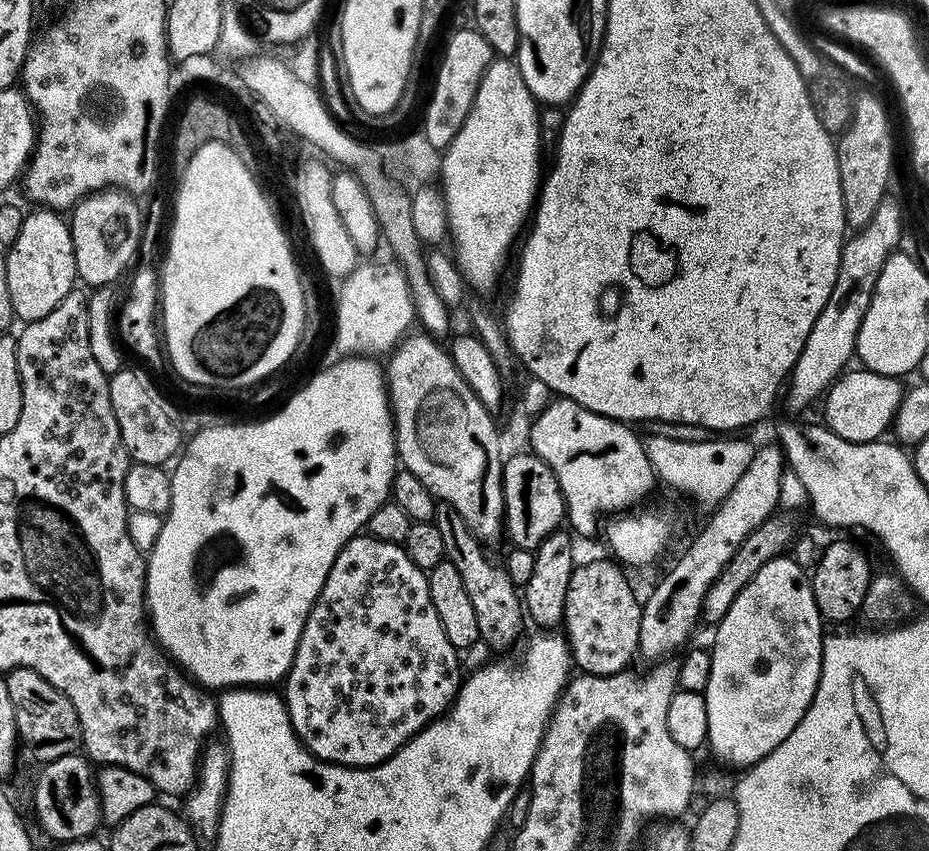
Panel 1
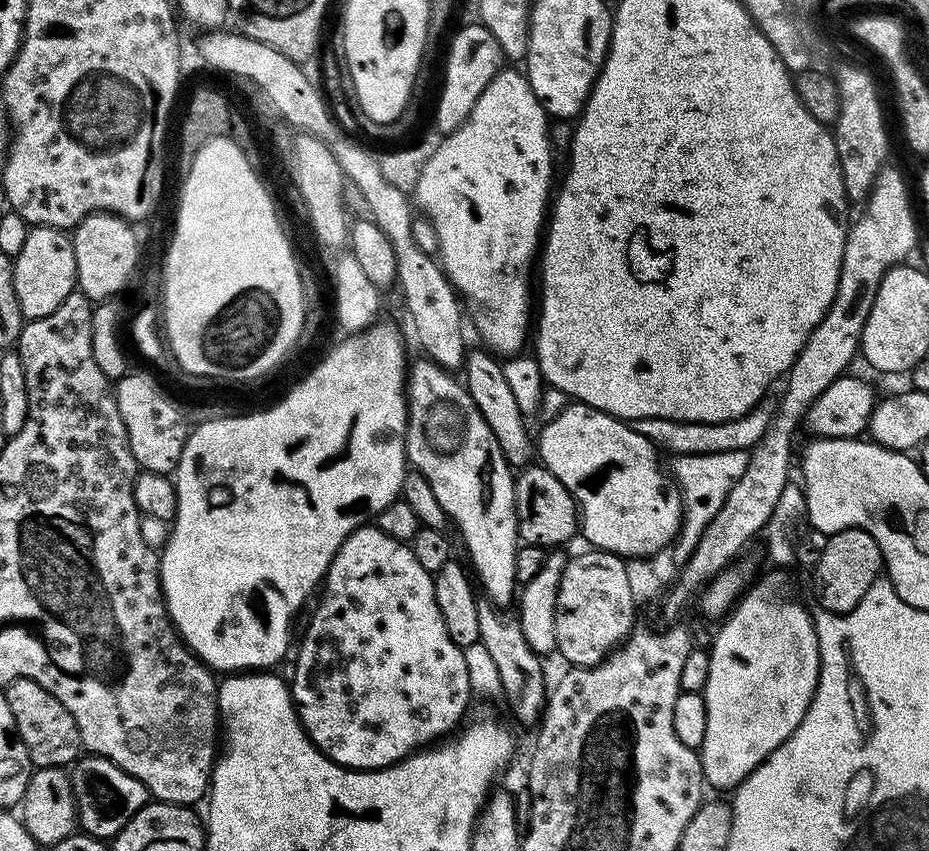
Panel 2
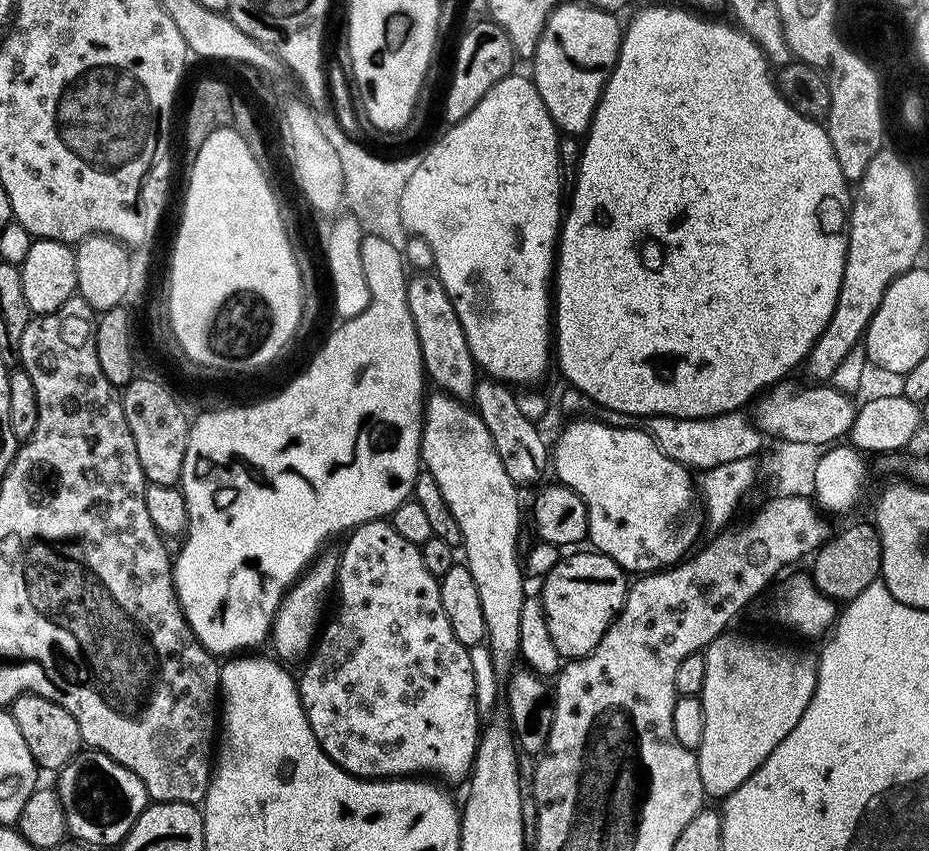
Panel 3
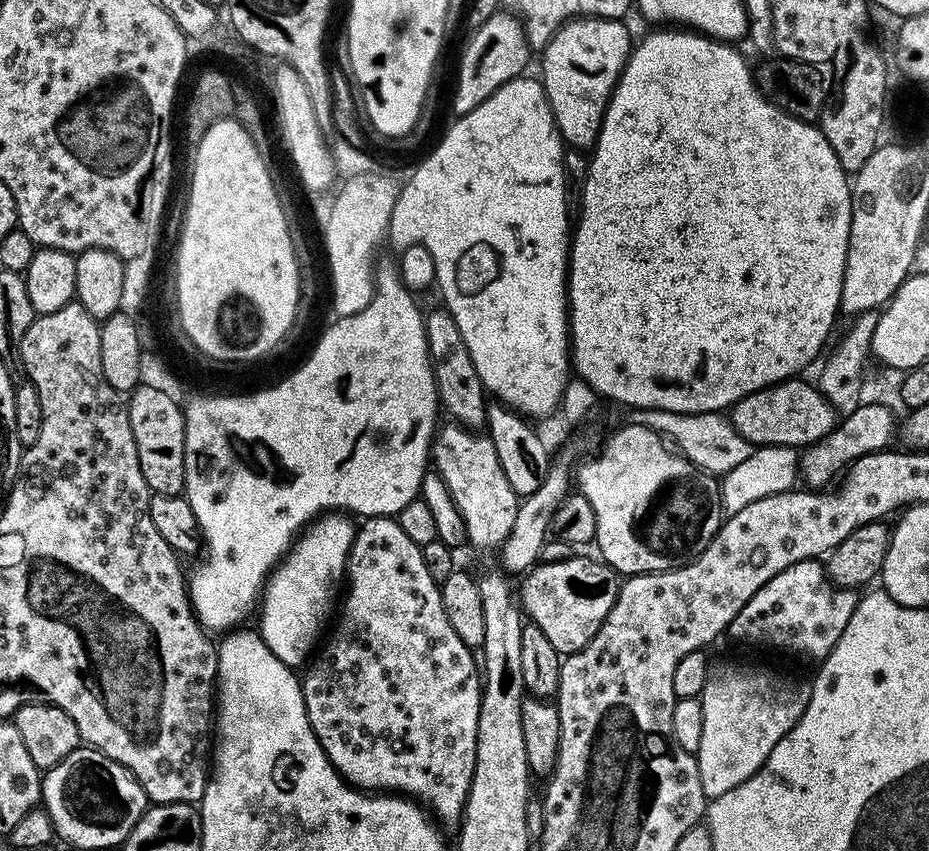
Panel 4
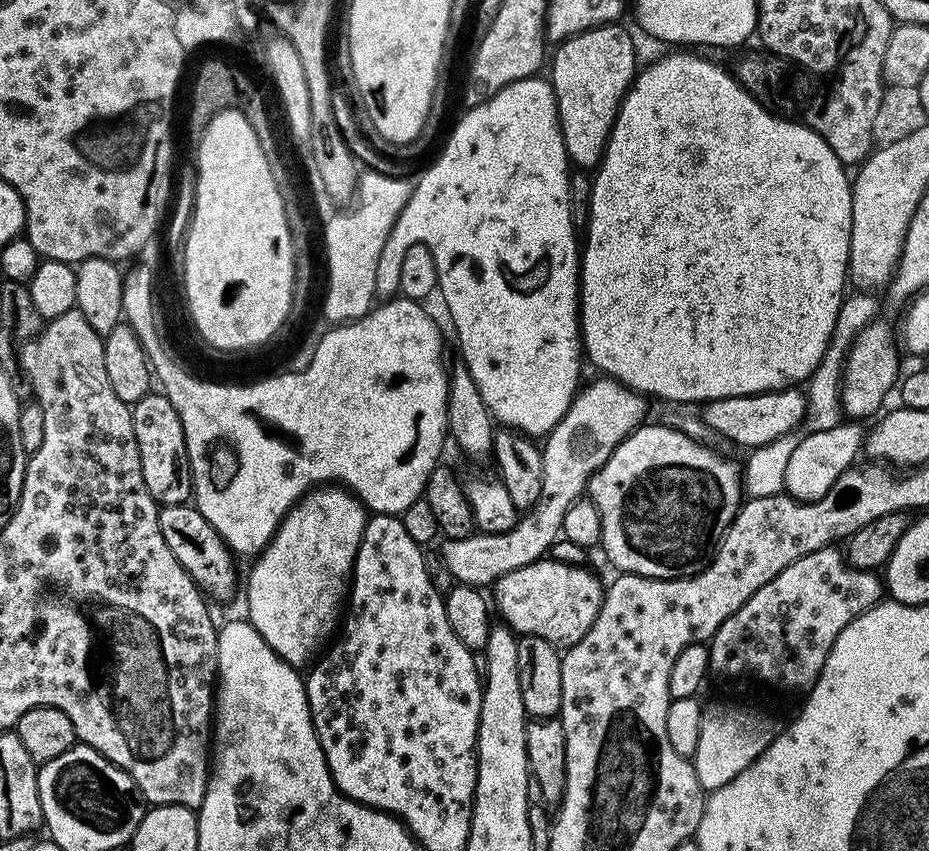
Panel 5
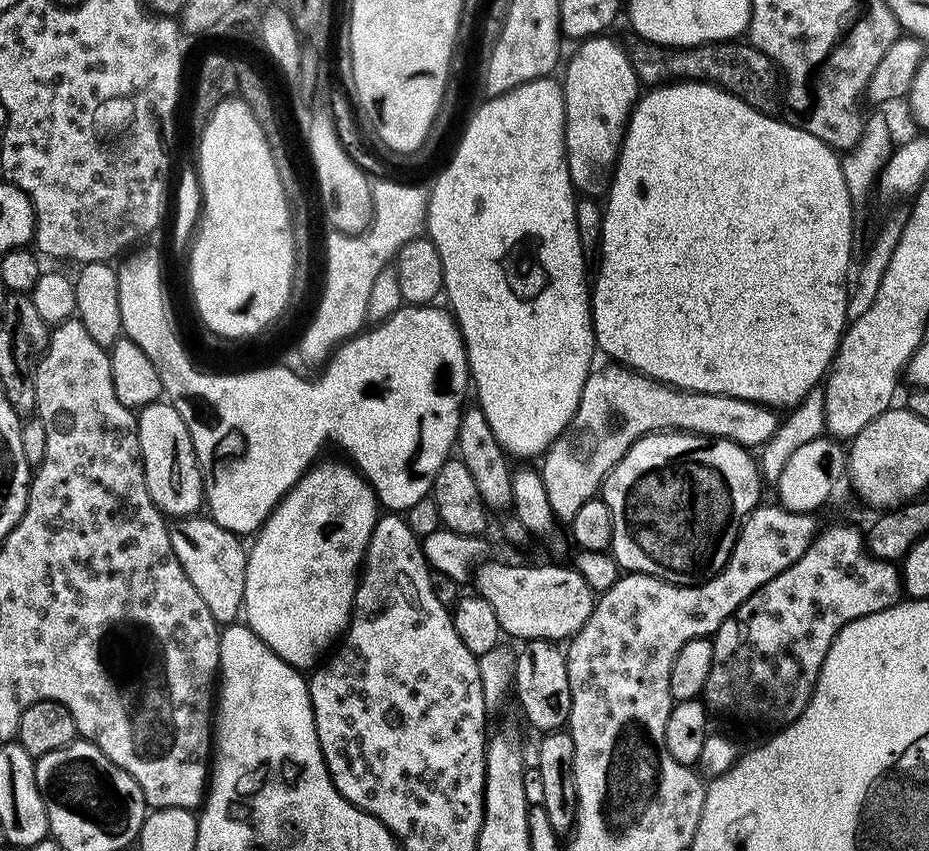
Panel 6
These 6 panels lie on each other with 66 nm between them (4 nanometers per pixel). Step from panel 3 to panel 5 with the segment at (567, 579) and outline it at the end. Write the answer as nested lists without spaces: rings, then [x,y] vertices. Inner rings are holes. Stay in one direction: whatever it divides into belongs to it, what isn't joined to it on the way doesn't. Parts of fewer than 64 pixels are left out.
[[[551,558],[535,560],[530,566],[522,566],[502,578],[498,578],[494,585],[494,608],[505,625],[520,636],[537,636],[546,638],[557,650],[573,648],[582,642],[586,630],[594,626],[594,618],[598,618],[598,610],[604,601],[606,591],[605,581],[600,581],[588,566],[578,564],[563,564]]]

